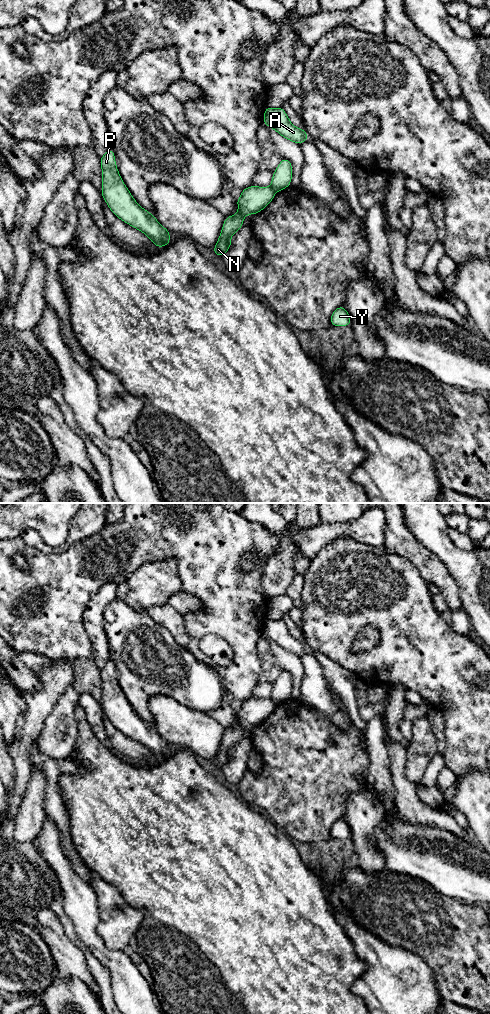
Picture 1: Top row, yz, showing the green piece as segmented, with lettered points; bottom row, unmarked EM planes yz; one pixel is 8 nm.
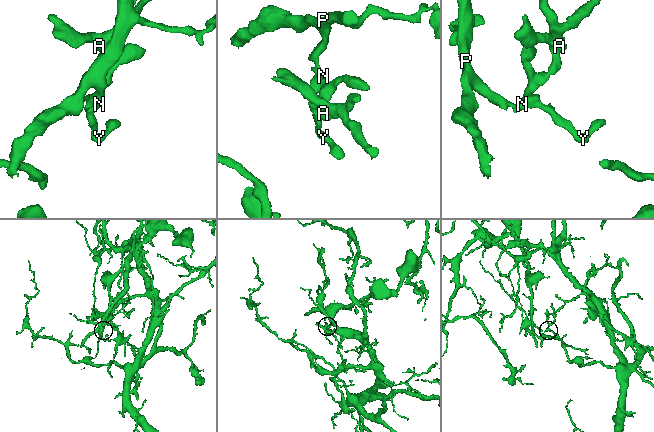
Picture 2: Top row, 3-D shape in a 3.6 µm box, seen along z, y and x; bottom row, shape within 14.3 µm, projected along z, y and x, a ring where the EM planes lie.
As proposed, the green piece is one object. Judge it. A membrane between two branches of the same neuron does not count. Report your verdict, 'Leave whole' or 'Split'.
Split

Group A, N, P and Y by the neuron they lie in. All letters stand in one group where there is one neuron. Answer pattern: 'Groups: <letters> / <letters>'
Groups: A / N P Y

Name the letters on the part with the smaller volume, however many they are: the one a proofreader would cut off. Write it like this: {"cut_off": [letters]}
{"cut_off": ["N", "P", "Y"]}

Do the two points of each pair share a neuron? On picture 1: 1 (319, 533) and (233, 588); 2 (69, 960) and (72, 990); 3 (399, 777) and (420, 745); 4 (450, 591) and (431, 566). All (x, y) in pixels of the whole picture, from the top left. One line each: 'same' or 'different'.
1: different
2: different
3: different
4: same

